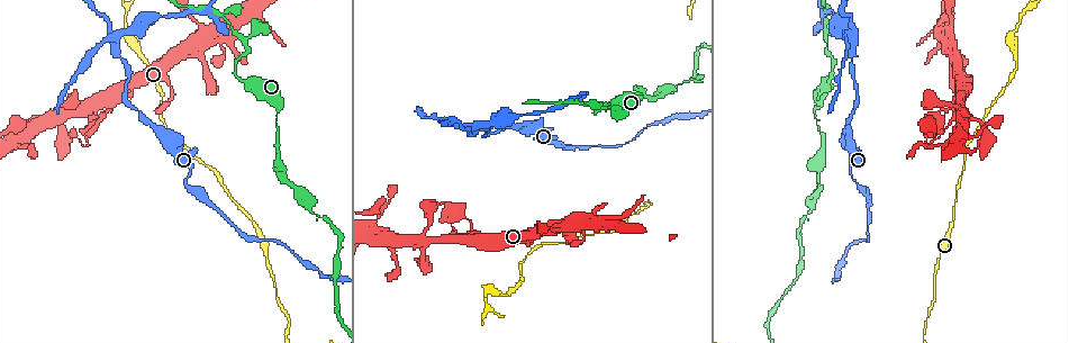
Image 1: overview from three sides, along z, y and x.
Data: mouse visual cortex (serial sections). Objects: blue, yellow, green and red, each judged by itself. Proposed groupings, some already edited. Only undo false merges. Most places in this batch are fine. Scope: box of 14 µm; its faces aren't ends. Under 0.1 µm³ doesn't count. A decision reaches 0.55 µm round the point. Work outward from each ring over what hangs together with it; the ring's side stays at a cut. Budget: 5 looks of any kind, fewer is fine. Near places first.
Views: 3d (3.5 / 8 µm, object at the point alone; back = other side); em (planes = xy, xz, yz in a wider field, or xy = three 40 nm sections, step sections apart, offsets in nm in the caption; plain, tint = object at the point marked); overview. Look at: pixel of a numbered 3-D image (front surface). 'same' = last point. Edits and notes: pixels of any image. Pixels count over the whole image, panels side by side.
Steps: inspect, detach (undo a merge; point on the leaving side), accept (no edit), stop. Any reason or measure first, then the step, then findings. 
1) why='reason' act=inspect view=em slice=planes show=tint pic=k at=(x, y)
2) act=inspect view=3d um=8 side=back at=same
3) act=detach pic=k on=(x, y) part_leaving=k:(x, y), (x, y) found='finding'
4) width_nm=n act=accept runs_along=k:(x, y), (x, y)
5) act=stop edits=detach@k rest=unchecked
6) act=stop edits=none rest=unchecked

why='sudden change in width' act=inspect view=3d um=3.5 pic=1 at=(851, 38)

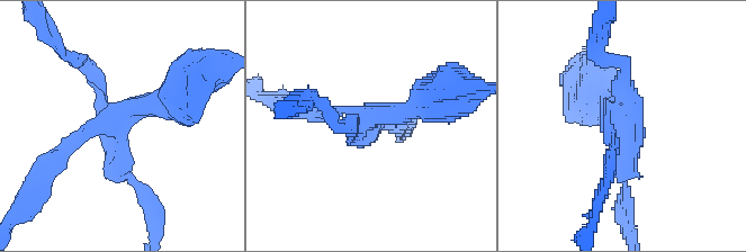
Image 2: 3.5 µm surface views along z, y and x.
act=inspect view=em slice=planes show=tint pic=2 at=(612, 120)

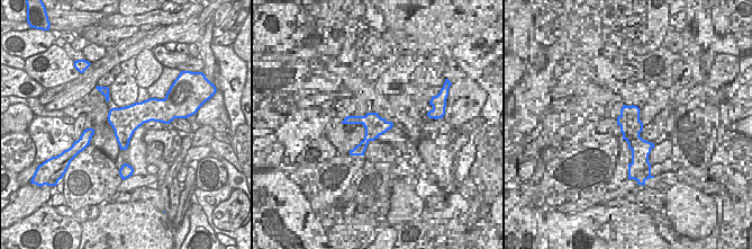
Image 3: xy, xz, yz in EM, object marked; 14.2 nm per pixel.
act=detach pic=2 on=(75, 144) part_leaving=2:(120, 149), (131, 107), (190, 83) found='two cells meet here'

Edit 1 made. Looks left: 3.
why='side arm on a straight run' act=inspect view=3d um=3.5 pic=1 at=(1030, 6)

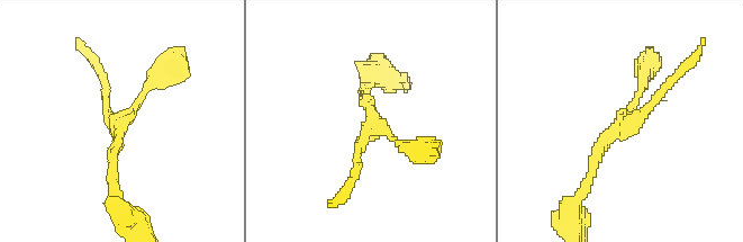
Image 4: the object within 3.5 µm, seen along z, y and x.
arms=3 arm_widths_nm=150,150,150 why='need the tissue' act=inspect view=em slice=xy step=1 show=plain pic=4 at=(121, 124)

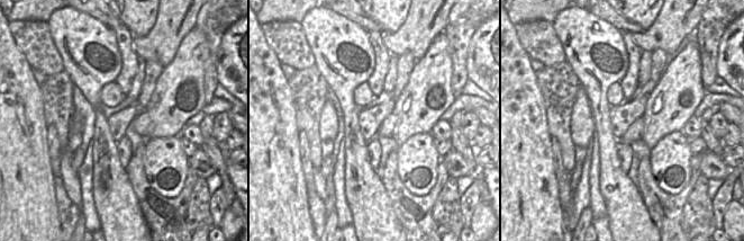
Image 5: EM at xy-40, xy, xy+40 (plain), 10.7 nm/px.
act=inspect view=em slice=xy step=1 show=tint at=same

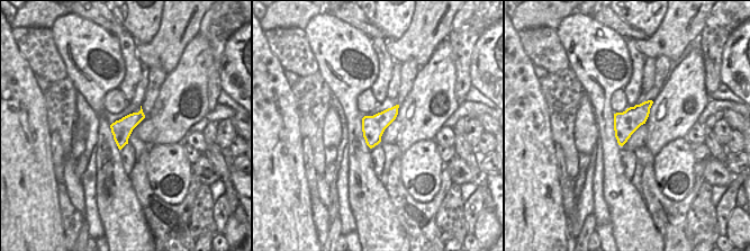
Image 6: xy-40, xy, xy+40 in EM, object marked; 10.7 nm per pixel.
act=accept runs_along=4:(583, 187), (606, 139), (672, 83) found='all the same cell'

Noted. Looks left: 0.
act=stop edits=detach@2 rest=unchecked

